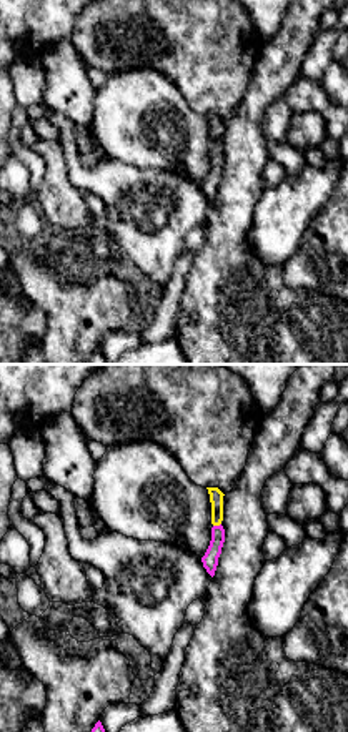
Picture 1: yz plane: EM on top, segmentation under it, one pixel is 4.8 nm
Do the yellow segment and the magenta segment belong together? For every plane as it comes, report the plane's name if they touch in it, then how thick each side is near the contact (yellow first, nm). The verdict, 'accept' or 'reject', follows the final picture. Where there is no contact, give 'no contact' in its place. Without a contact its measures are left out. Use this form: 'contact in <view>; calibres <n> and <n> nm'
contact in yz; calibres 60 and 80 nm

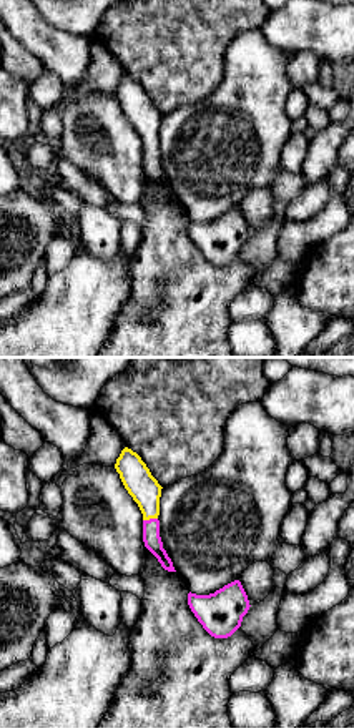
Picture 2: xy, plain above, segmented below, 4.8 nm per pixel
contact in xy; calibres 150 and 90 nm

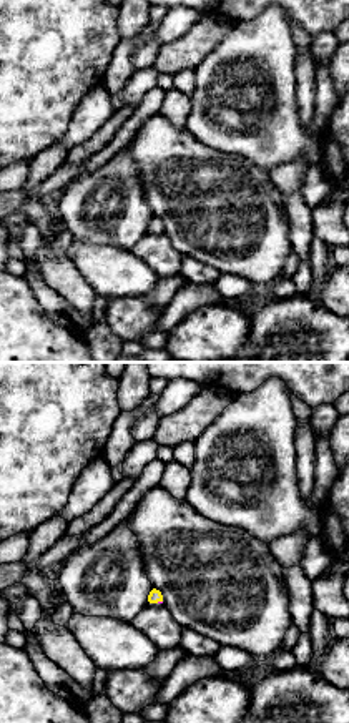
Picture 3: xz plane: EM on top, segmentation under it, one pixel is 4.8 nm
contact in xz; calibres 70 and 20 nm

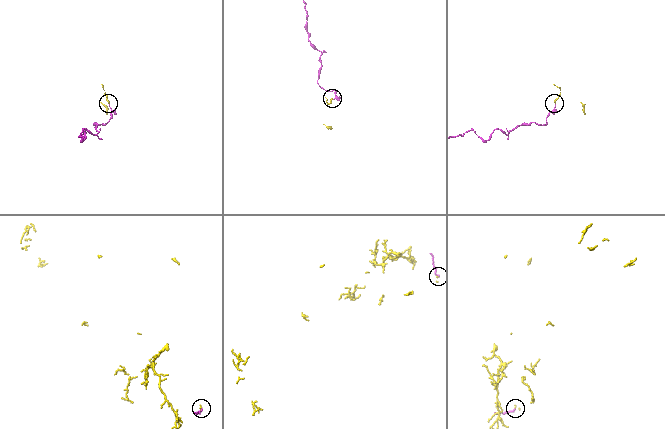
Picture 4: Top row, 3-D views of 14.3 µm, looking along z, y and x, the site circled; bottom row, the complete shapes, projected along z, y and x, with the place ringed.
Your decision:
accept

